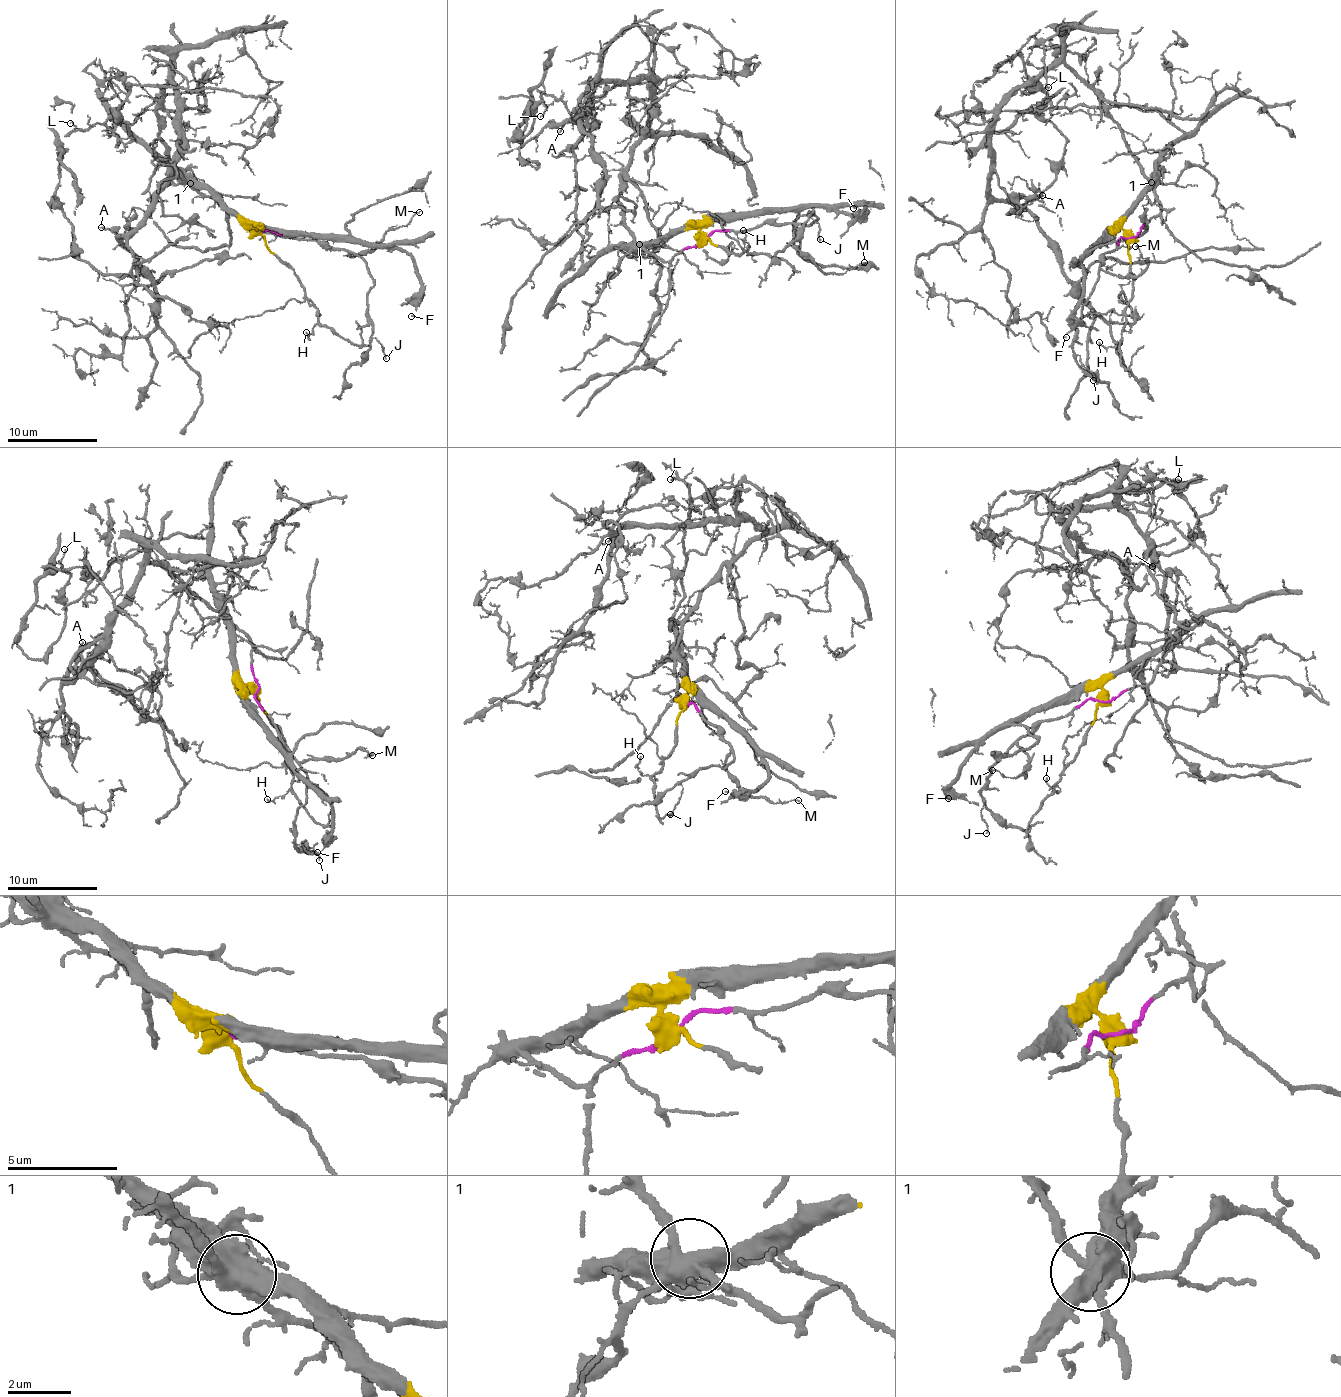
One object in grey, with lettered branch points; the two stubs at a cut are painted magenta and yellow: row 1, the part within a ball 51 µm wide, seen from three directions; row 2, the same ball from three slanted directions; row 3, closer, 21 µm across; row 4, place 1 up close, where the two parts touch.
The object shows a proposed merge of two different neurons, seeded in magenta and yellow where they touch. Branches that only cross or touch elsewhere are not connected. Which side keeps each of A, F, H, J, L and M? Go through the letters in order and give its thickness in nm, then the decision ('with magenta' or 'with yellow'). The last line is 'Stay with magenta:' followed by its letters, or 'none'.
A: calibre 150 nm; with magenta
F: calibre 80 nm; with yellow
H: calibre 130 nm; with yellow
J: calibre 120 nm; with magenta
L: calibre 80 nm; with yellow
M: calibre 100 nm; with magenta
Stay with magenta: A, J, M

